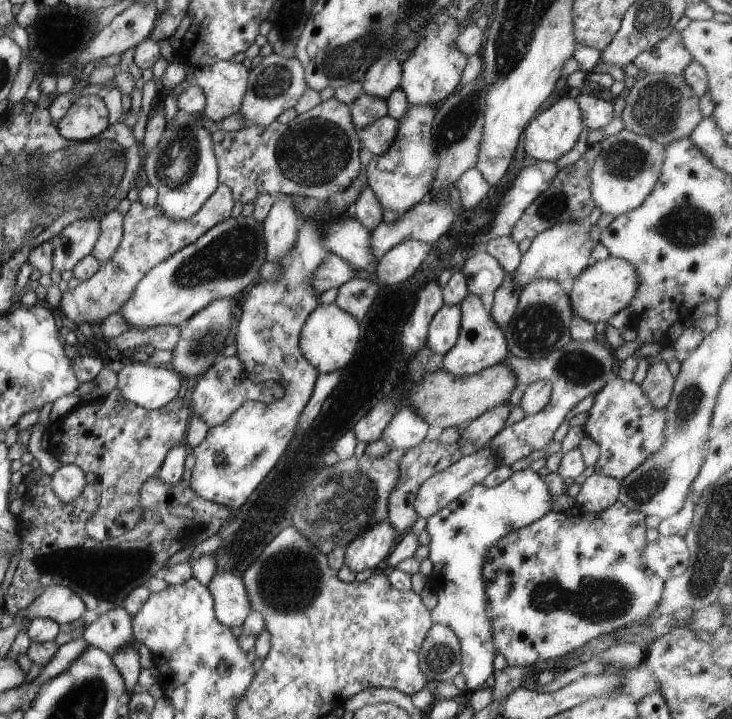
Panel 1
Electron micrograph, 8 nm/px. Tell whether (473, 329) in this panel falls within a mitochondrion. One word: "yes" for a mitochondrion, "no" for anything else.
yes

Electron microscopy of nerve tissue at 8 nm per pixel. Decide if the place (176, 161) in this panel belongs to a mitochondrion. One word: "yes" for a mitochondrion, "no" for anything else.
yes

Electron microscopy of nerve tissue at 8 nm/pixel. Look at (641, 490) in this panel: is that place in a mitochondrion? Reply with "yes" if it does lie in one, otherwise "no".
yes

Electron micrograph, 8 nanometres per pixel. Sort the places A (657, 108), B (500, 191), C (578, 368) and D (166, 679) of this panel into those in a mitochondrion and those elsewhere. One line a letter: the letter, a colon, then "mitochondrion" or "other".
A: mitochondrion
B: other
C: mitochondrion
D: other

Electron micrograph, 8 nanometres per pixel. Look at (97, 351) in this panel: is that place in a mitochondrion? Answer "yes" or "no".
no

